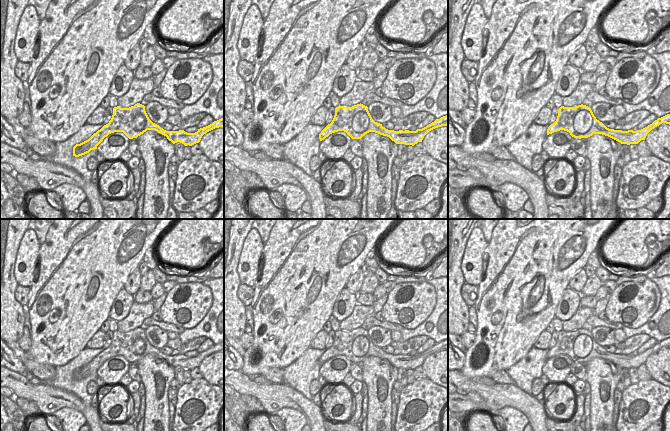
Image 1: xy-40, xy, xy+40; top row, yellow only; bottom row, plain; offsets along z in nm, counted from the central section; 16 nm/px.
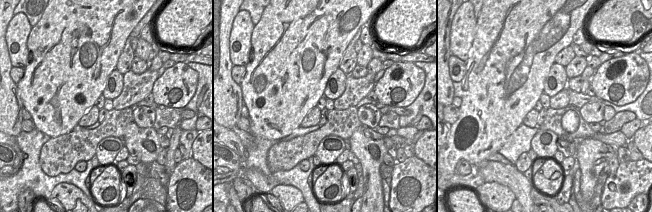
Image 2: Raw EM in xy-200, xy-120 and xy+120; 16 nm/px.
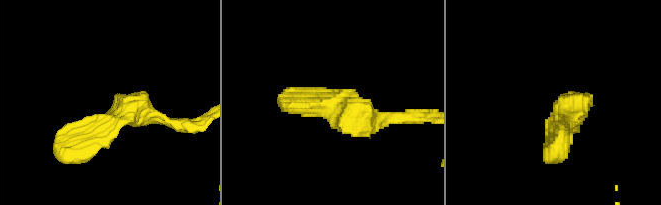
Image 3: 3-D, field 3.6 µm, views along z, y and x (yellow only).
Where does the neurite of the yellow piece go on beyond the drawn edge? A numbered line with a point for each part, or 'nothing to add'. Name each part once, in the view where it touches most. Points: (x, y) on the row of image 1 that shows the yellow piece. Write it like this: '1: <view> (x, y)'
nothing to add

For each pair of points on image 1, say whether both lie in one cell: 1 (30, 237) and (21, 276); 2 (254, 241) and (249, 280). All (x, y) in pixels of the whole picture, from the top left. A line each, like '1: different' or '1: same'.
1: same
2: same

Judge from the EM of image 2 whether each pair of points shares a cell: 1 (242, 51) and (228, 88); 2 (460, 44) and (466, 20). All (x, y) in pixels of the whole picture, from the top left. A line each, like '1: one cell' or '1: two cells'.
1: two cells
2: one cell

